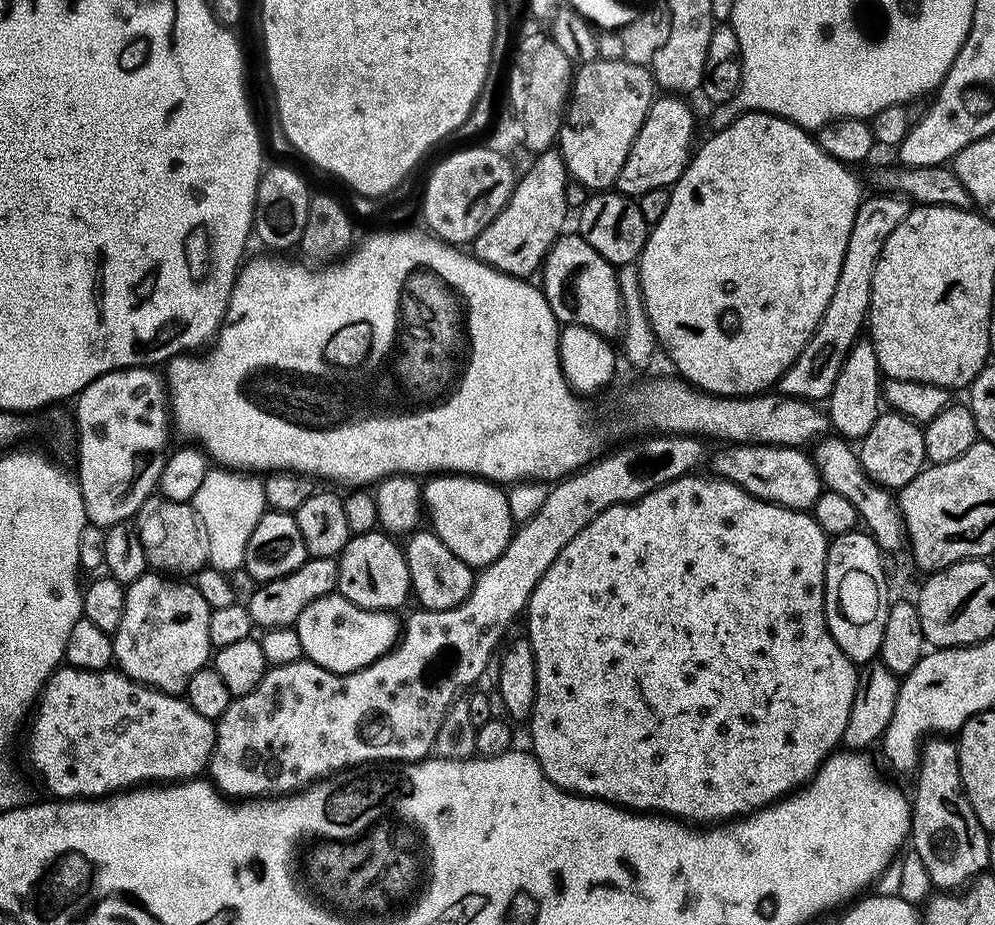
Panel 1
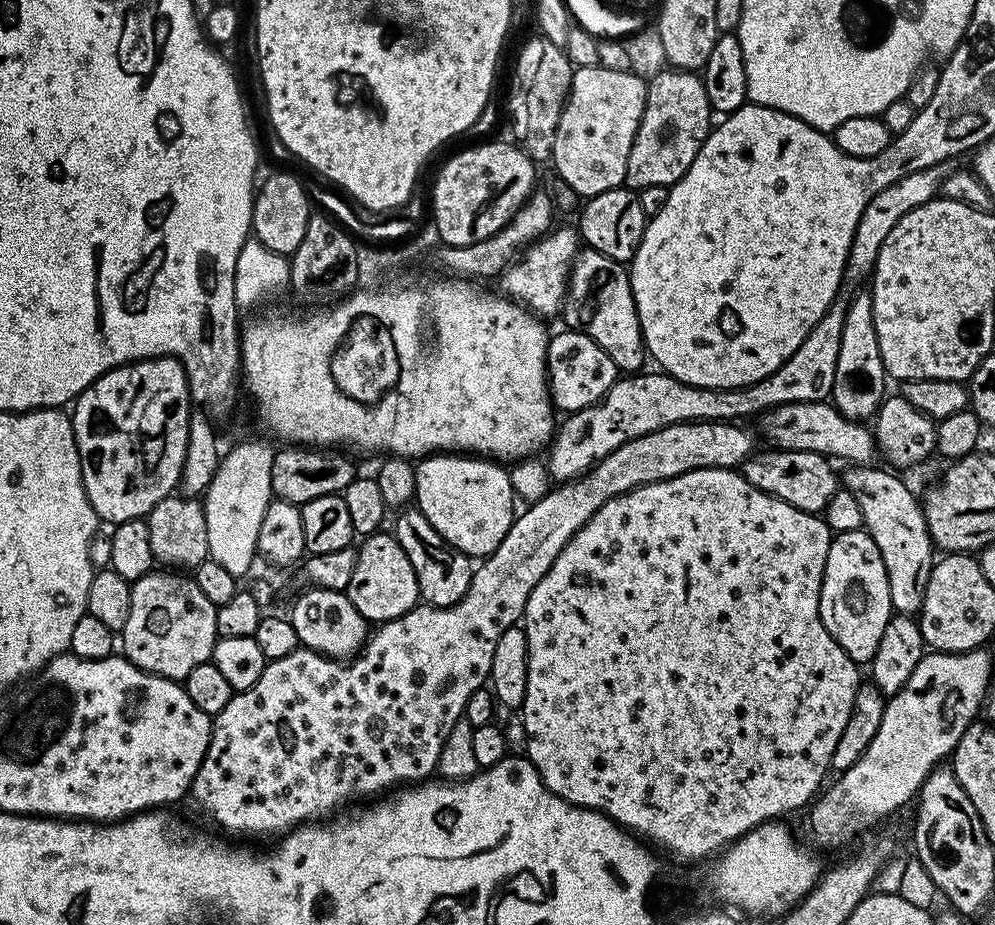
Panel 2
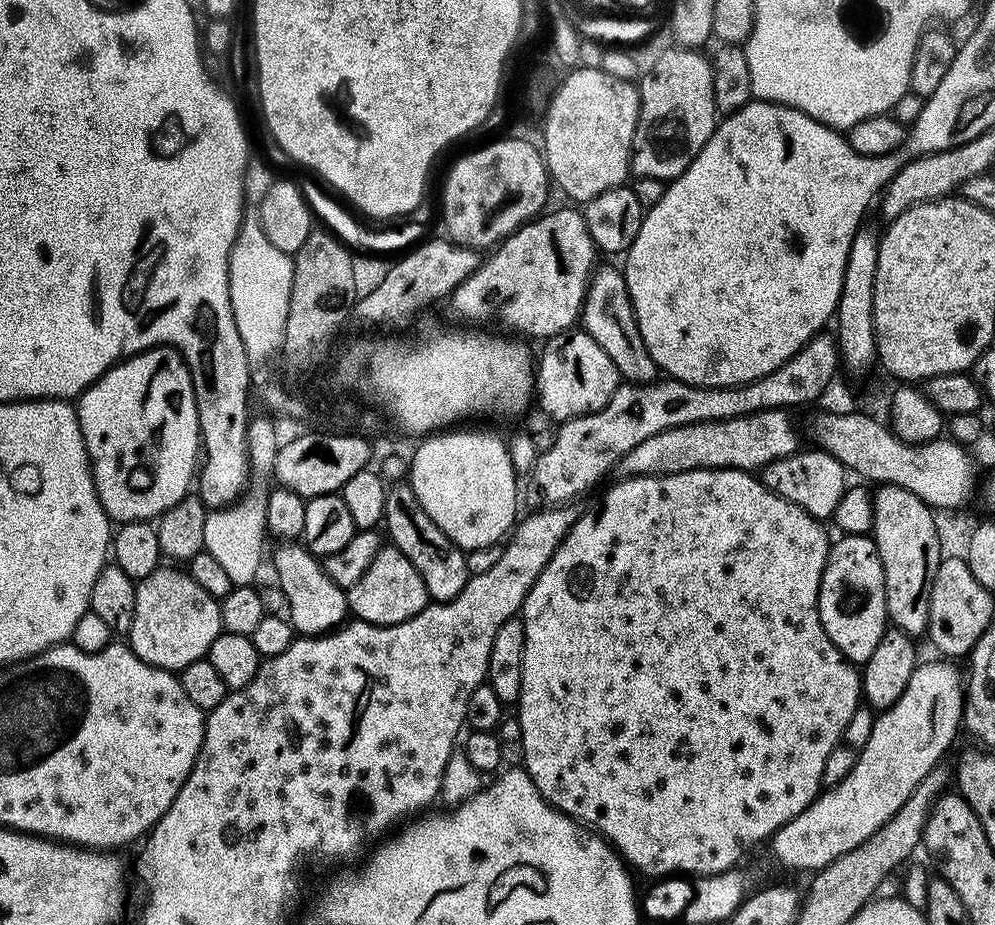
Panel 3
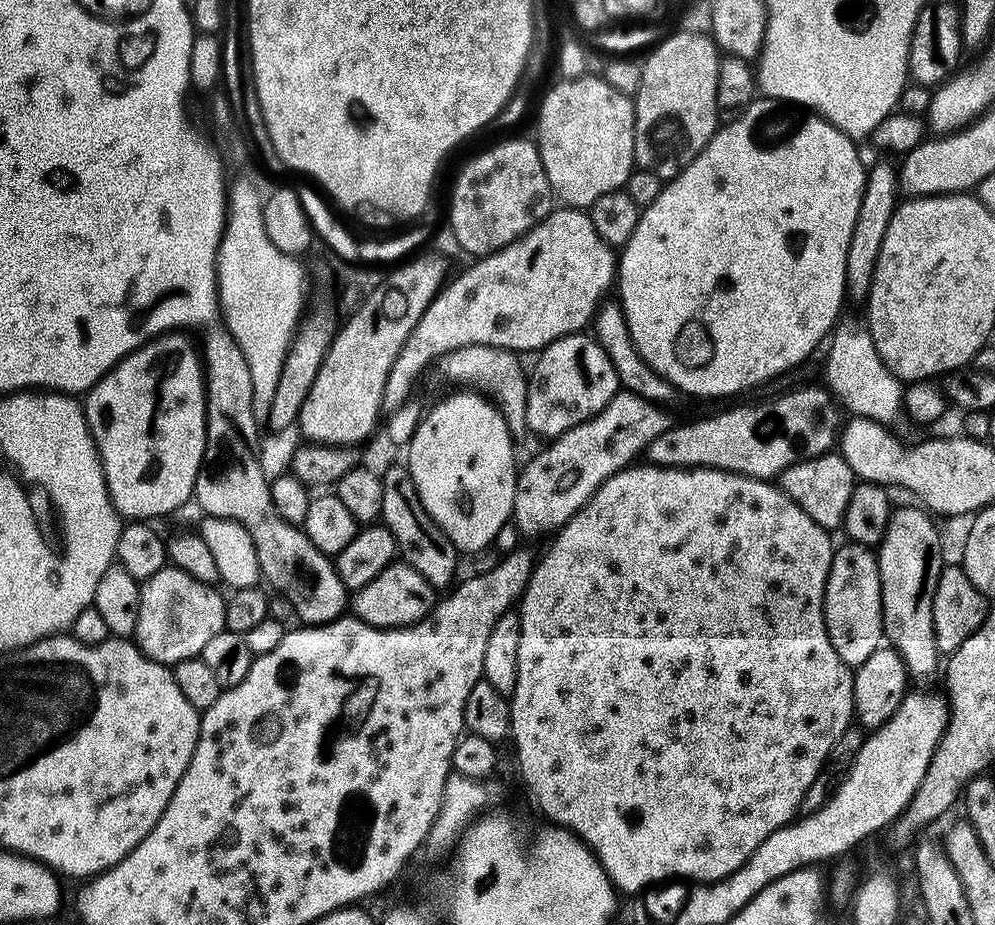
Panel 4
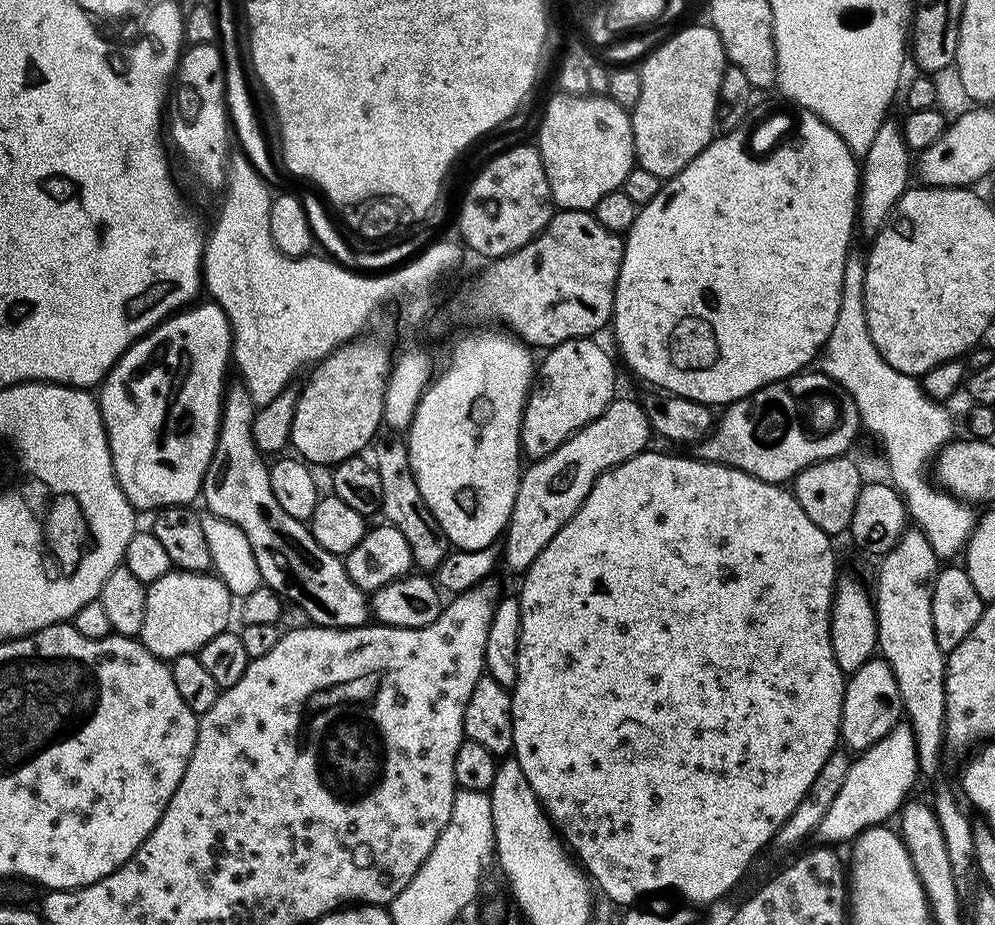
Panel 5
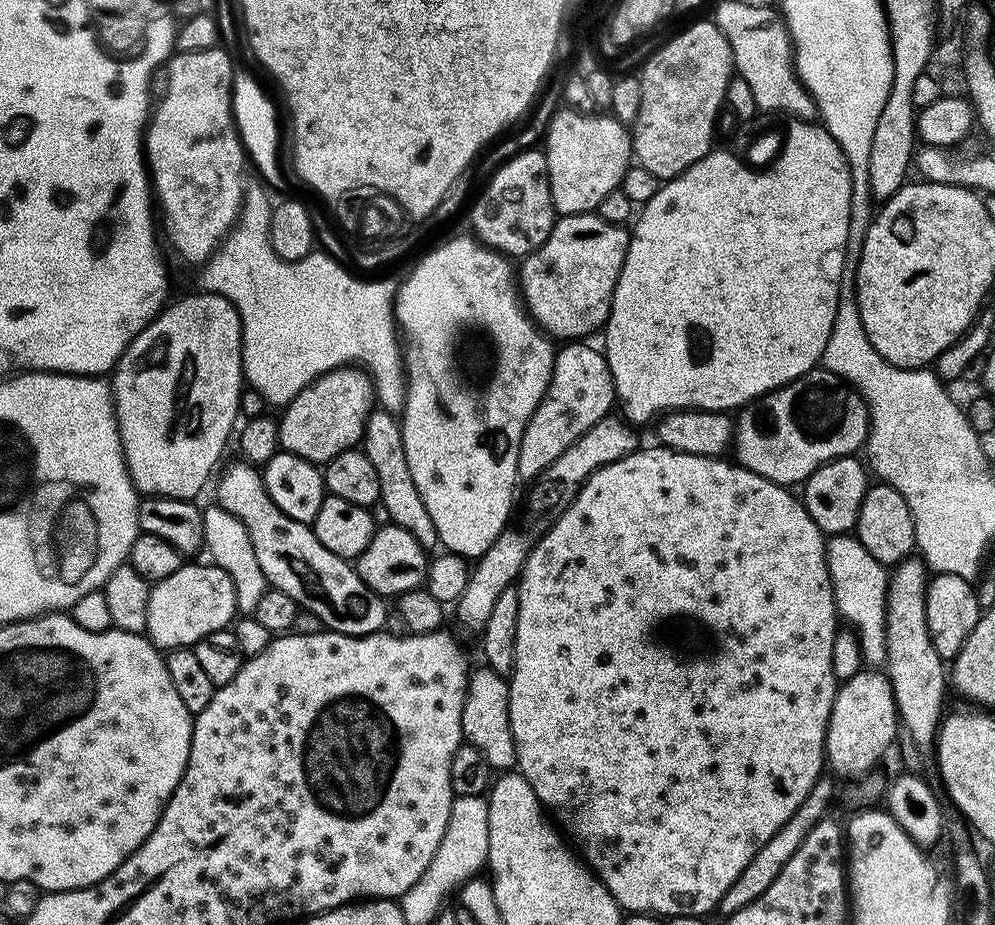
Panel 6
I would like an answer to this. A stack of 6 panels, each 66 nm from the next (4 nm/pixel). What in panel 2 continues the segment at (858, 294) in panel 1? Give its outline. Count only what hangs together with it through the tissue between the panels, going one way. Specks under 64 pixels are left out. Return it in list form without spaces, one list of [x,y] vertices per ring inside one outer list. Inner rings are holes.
[[[935,167],[903,176],[893,185],[887,186],[878,194],[874,194],[863,210],[861,218],[858,219],[858,226],[854,230],[846,269],[847,279],[850,281],[862,274],[871,273],[872,269],[876,267],[878,250],[882,250],[882,242],[886,242],[886,234],[890,234],[890,230],[894,230],[894,226],[898,226],[898,222],[902,222],[902,218],[906,214],[910,214],[910,210],[927,204],[929,200],[937,199],[941,188],[942,172],[939,167]],[[833,303],[827,316],[823,316],[816,323],[814,330],[810,330],[810,334],[802,342],[802,346],[798,346],[798,350],[794,350],[791,358],[778,371],[758,382],[749,384],[746,388],[695,388],[689,384],[683,384],[678,378],[669,376],[663,370],[645,371],[643,374],[628,374],[623,378],[616,379],[599,404],[594,404],[591,408],[583,408],[563,417],[564,420],[559,425],[550,445],[550,451],[547,453],[548,458],[546,456],[548,474],[556,482],[575,480],[576,477],[589,472],[599,460],[606,458],[614,450],[618,450],[618,446],[622,446],[639,436],[662,430],[671,424],[740,422],[743,416],[752,415],[754,418],[766,412],[769,408],[777,408],[790,402],[828,400],[832,395],[832,387],[834,386],[834,370],[838,366],[838,348],[842,346],[844,310],[845,305],[843,303]]]

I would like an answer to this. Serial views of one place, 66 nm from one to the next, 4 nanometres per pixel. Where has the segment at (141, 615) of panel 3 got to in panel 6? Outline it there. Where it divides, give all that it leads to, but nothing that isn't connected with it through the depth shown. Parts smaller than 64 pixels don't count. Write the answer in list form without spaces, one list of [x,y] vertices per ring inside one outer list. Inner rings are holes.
[[[196,562],[181,563],[174,574],[151,585],[146,635],[161,650],[195,646],[206,634],[225,631],[237,619],[236,591],[230,574],[211,562],[192,563]]]

